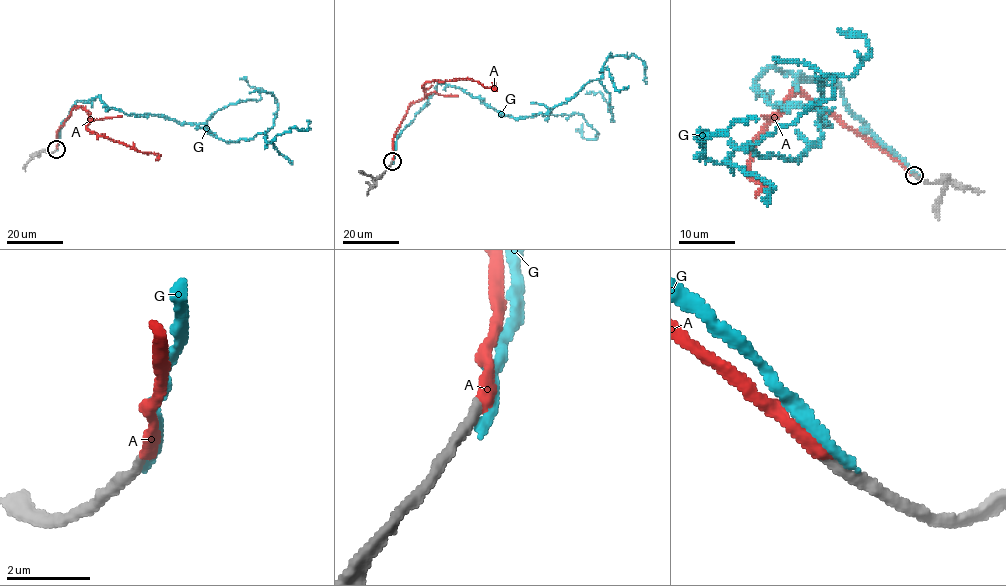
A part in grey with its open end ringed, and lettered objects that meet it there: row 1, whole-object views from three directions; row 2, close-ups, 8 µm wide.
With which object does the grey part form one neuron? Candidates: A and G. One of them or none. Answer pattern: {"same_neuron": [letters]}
{"same_neuron": ["A"]}

